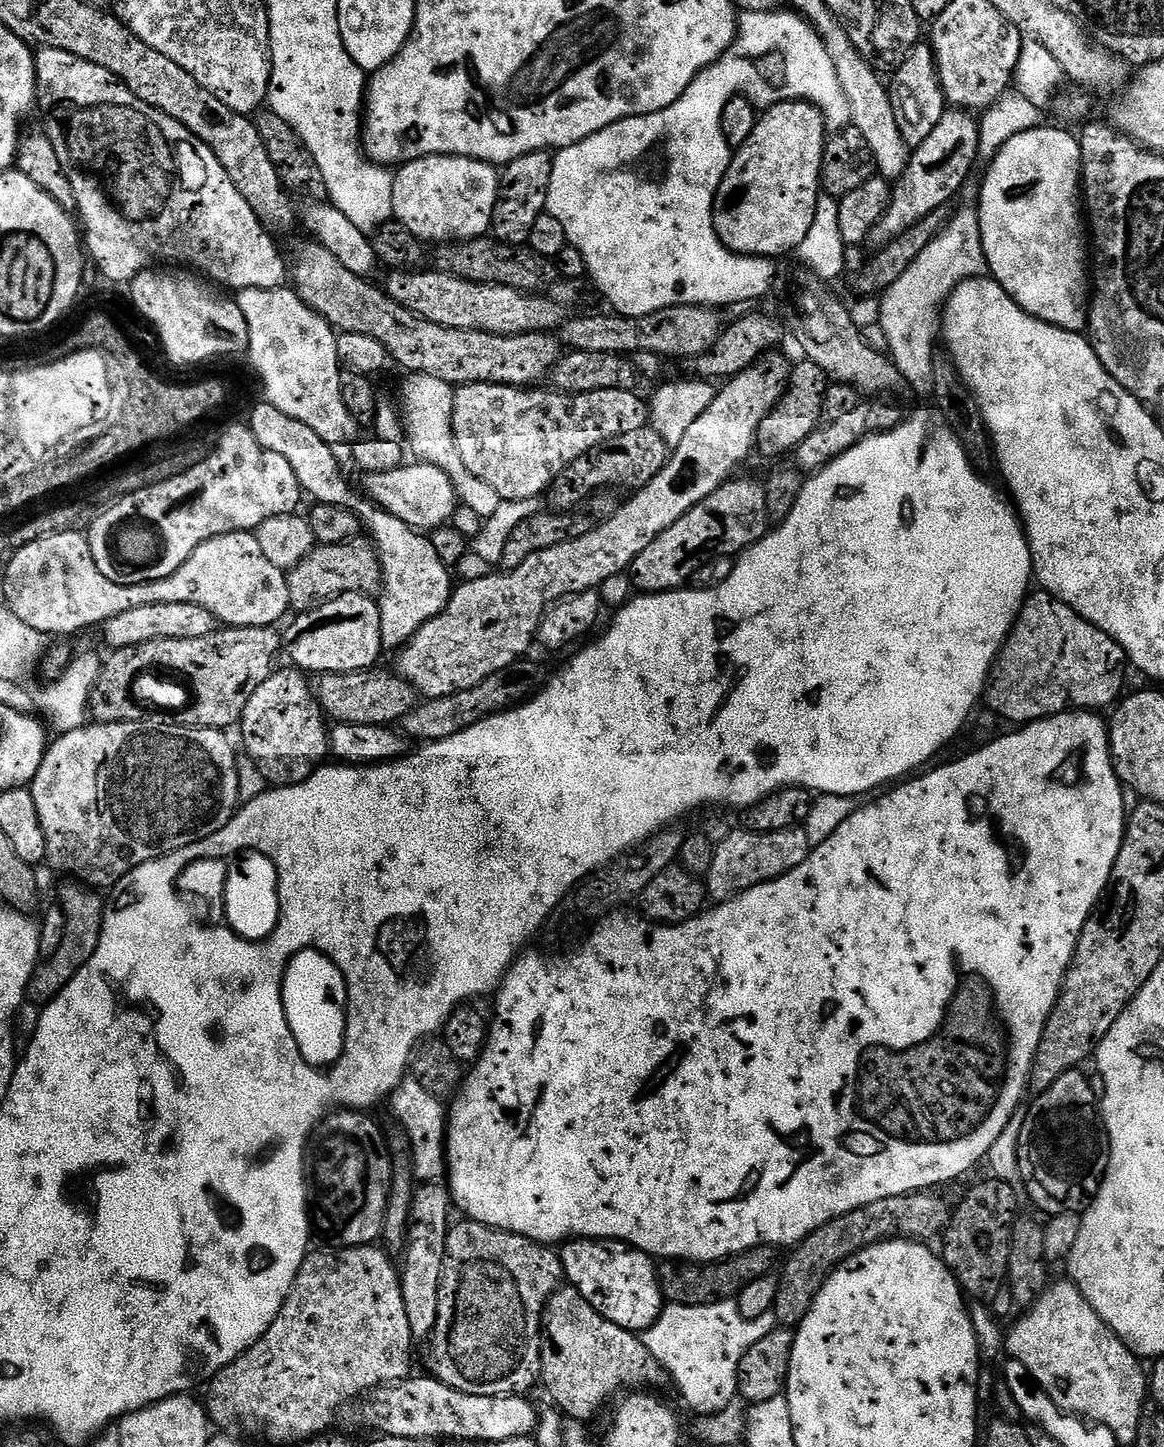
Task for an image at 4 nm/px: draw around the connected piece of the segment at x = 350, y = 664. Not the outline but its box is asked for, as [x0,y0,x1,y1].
[282,592,382,674]

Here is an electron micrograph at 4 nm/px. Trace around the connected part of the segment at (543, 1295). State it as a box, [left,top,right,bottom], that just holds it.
[427,1230,557,1396]

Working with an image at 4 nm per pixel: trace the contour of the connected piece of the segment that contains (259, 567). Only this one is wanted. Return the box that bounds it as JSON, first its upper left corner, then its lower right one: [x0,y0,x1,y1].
[162,532,288,628]

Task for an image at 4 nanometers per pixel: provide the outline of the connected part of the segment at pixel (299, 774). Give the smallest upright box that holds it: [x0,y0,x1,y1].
[238,670,329,786]

